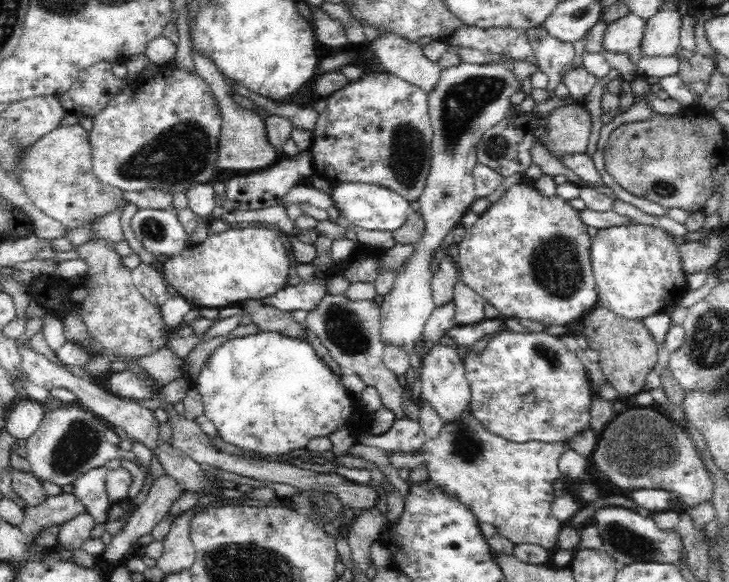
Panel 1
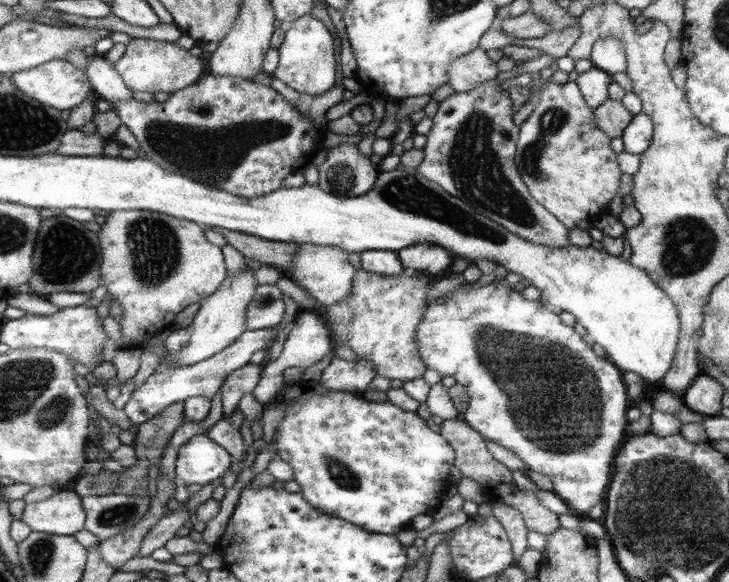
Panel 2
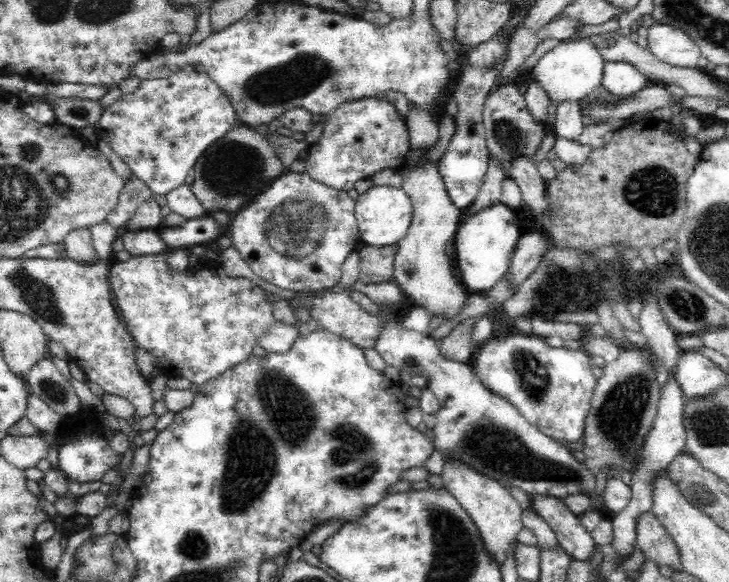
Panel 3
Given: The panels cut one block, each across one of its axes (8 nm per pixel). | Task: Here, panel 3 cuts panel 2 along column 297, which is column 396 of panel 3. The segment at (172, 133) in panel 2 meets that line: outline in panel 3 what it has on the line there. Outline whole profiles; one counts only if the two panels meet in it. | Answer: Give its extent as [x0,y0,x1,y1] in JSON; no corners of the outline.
[305,96,410,191]

